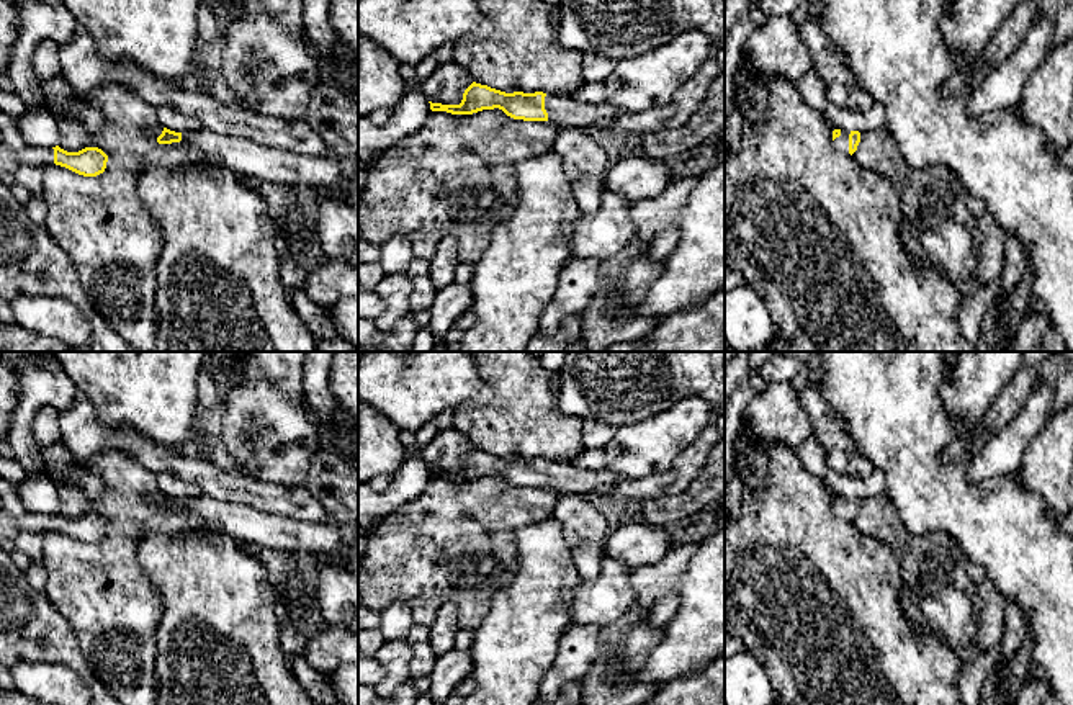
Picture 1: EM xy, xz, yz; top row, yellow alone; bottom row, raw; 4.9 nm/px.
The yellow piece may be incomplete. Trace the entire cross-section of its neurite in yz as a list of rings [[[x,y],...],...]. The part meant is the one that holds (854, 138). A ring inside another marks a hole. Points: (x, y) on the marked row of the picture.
[[[834,129],[833,141],[834,141],[836,149],[839,149],[842,152],[849,152],[852,155],[857,150],[857,146],[860,142],[860,132]]]

